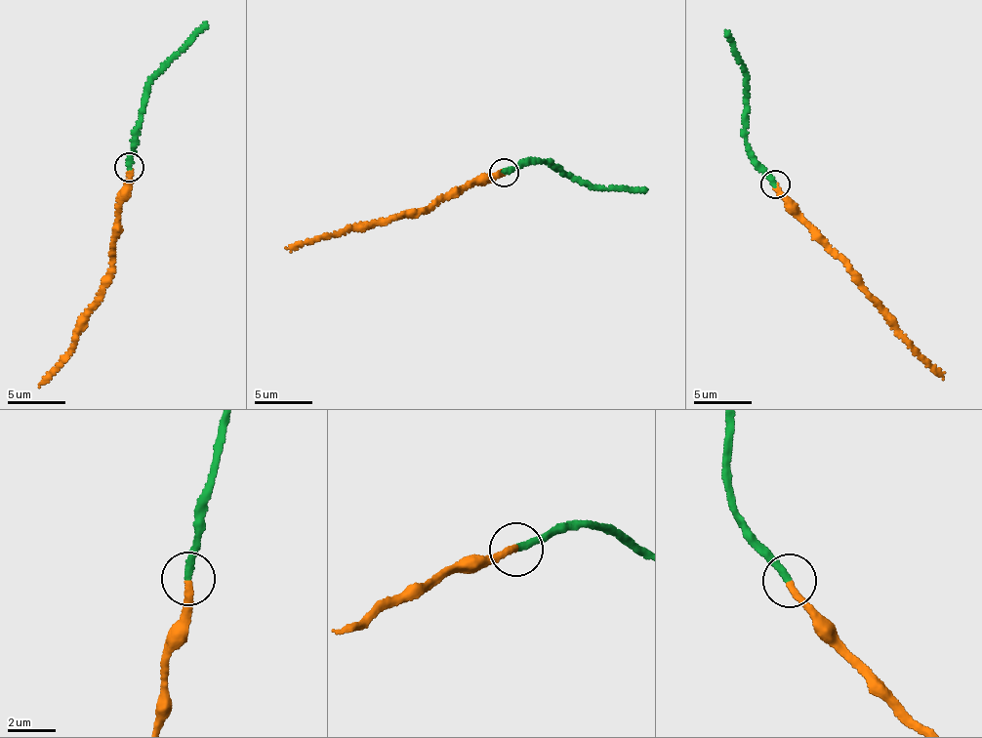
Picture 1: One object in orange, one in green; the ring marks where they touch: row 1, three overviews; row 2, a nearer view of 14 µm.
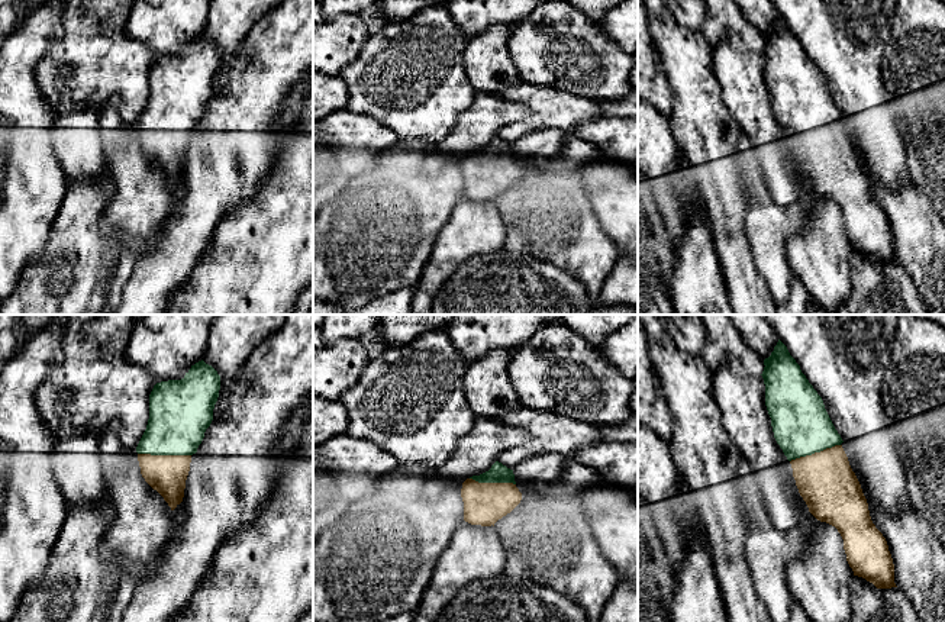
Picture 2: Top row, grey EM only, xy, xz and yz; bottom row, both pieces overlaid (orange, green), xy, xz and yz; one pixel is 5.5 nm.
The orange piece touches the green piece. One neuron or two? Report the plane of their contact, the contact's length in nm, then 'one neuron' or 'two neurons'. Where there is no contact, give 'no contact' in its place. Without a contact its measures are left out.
xy | 300 nm | one neuron

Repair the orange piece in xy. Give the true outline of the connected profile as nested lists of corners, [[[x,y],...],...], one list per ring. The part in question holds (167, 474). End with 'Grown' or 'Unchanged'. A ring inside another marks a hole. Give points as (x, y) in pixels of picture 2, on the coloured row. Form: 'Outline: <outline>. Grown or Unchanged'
Outline: [[[203,360],[181,380],[157,383],[149,419],[136,447],[141,474],[174,510],[184,497],[191,455],[213,420],[220,376]]]. Grown

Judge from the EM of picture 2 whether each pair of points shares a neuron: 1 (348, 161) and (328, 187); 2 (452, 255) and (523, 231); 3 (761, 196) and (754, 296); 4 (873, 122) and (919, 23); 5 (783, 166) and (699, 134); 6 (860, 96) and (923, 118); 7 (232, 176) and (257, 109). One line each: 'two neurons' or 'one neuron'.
1: one neuron
2: two neurons
3: two neurons
4: two neurons
5: two neurons
6: two neurons
7: one neuron

